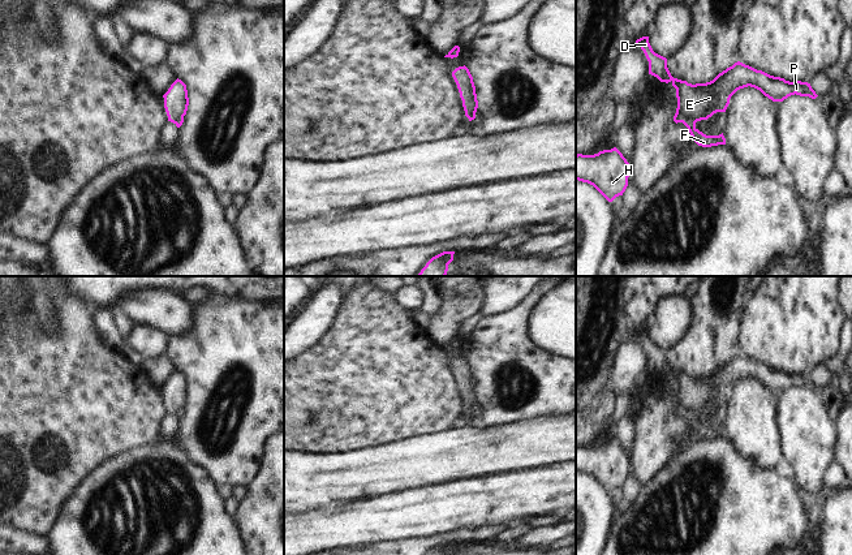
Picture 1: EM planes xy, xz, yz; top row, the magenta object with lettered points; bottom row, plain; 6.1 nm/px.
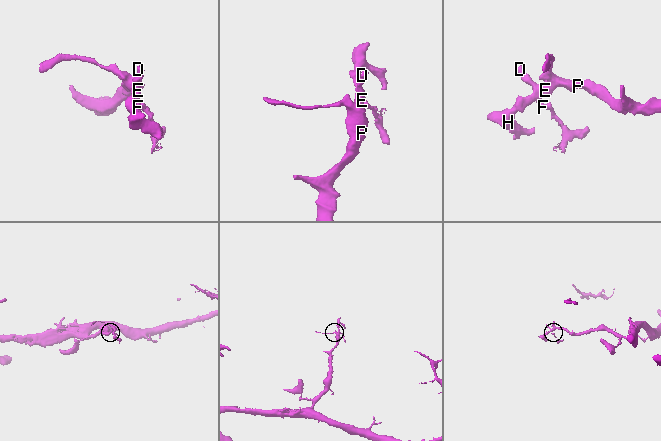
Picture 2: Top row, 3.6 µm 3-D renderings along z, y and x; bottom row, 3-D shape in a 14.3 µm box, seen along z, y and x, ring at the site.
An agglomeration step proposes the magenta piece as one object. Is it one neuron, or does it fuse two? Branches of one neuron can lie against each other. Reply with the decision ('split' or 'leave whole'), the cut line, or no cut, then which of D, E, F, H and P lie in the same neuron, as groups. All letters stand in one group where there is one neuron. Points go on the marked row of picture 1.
split; cut in yz along (679, 119), (687, 117), (696, 121); D E H P / F

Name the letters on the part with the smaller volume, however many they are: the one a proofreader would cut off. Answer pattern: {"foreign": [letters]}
{"foreign": ["F"]}

